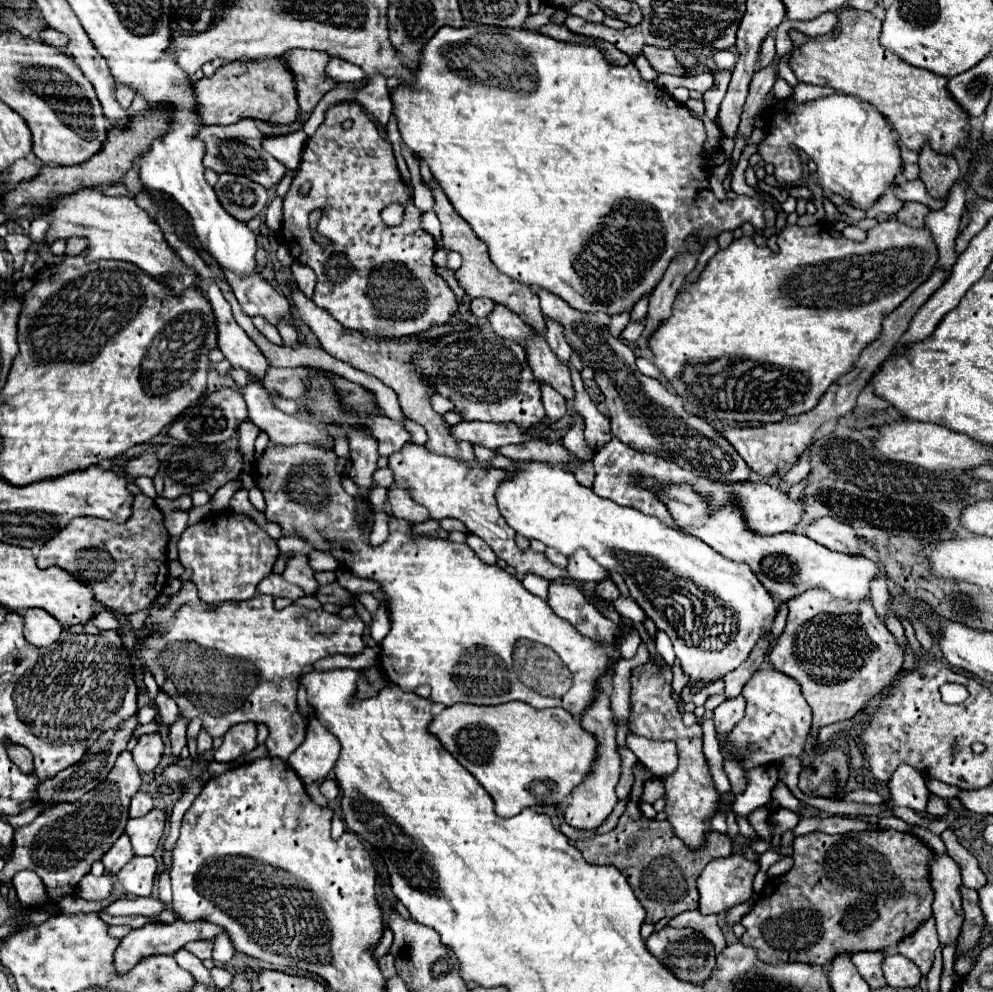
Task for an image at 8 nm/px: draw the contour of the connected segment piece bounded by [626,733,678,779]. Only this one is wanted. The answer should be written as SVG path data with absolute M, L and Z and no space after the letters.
M628 733L628 747L634 751L640 763L644 763L652 777L668 777L668 773L676 771L678 751L672 741L648 741L634 733Z

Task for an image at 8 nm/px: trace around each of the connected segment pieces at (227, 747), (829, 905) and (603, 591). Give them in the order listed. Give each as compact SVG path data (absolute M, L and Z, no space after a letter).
M240 723L224 735L224 743L214 753L214 761L228 763L228 761L252 751L256 745L258 745L256 743L256 725L254 723Z
M888 829L826 835L816 831L794 839L792 859L794 867L782 877L768 879L754 909L742 919L746 933L740 937L740 941L754 947L758 957L766 963L800 961L828 965L834 955L844 951L892 951L904 937L914 933L916 927L932 915L934 891L928 879L932 849L910 833Z
M604 579L604 581L600 581L598 587L596 587L596 595L598 595L604 603L612 603L612 601L620 595L620 591L618 591L618 587L616 587L616 583L614 583L612 579Z

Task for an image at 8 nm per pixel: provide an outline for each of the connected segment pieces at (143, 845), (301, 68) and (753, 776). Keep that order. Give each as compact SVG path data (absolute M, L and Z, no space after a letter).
M152 809L144 817L128 819L126 833L130 835L132 847L136 855L154 855L164 837L164 827L168 821L168 813L160 809Z
M292 49L284 57L294 71L300 111L308 115L314 111L318 101L336 85L336 81L328 79L328 73L326 73L328 55L320 51Z
M774 765L756 767L756 769L744 769L748 787L746 793L736 797L736 803L732 805L732 811L736 815L750 815L754 809L764 807L770 801L770 791L778 783L778 769Z

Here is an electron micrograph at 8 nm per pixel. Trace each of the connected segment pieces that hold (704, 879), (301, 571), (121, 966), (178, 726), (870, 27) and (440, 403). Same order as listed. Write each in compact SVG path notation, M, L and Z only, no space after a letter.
M732 853L728 857L722 857L722 859L716 859L712 863L708 863L708 867L702 871L700 879L698 879L698 891L700 891L700 913L702 915L710 915L710 913L722 913L738 903L744 903L748 901L752 895L752 881L754 881L754 875L758 873L760 869L760 863L758 861L752 861L752 859L746 859L744 853Z
M292 553L282 577L286 581L302 587L306 591L306 595L314 595L316 589L318 589L318 583L314 579L314 571L308 565L308 555L306 553Z
M176 919L174 923L148 923L140 929L132 929L116 947L114 953L114 965L118 969L118 973L126 973L130 971L140 959L150 957L150 955L172 955L178 949L182 949L186 943L190 941L198 941L198 939L208 939L212 941L220 931L220 927L212 925L212 923L204 923L204 921L196 921L196 923L184 923L182 919Z
M178 713L176 721L170 725L170 749L176 757L180 755L182 747L186 745L186 727L188 727L188 723L190 721L182 713Z
M838 9L836 15L838 15L838 21L832 27L832 31L828 31L826 35L818 35L818 37L808 39L802 47L800 45L792 47L792 55L788 59L788 65L794 71L796 79L800 83L822 85L822 87L830 87L830 89L846 93L846 95L866 99L870 105L874 105L892 123L892 127L900 135L900 141L912 151L920 151L924 141L930 141L930 147L934 151L946 153L946 155L950 155L954 149L960 149L962 143L970 135L964 129L970 123L970 119L962 111L962 107L958 107L958 103L950 97L950 93L946 89L948 79L942 75L930 73L926 69L912 67L906 61L902 61L896 53L882 47L878 41L882 21L878 21L872 13L856 11L856 9Z
M434 395L432 399L434 399L434 401L432 401L432 407L436 409L436 413L444 415L444 413L454 411L454 403L452 403L450 399L446 399L446 397L442 397L442 395Z

